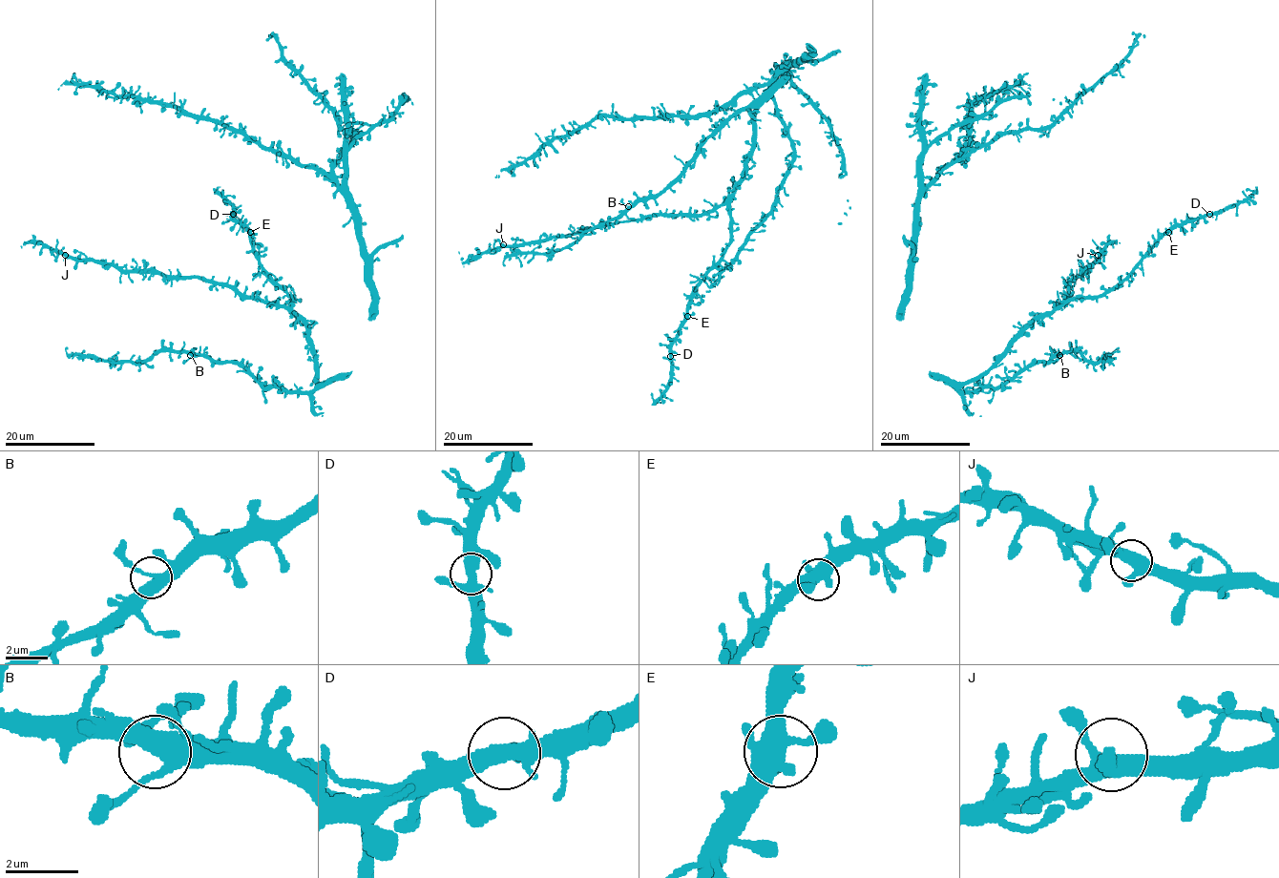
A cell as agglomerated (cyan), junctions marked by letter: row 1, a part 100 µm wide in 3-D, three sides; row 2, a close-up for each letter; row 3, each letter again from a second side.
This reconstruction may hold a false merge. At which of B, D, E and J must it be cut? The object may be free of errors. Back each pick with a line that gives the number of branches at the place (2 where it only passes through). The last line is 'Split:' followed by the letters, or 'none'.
Split: none

